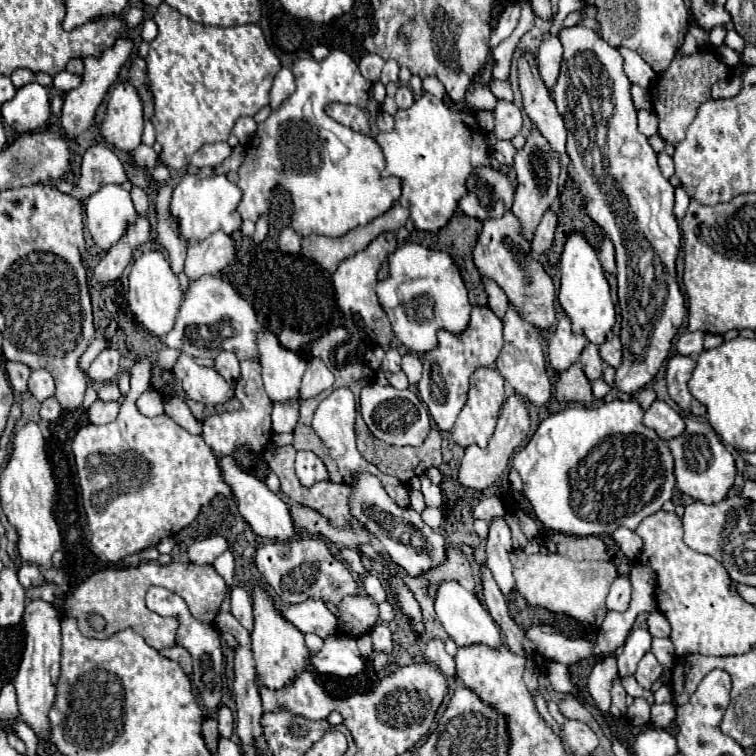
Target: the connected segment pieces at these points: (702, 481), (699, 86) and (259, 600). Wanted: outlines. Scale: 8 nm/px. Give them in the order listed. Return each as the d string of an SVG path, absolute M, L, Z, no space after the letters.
M685 420L685 424L687 424L685 432L667 442L667 446L671 448L673 460L675 460L677 488L683 494L687 494L693 500L699 500L703 504L721 502L727 496L729 488L733 486L735 474L737 474L733 456L729 454L729 450L723 446L721 438L717 436L717 432L707 422Z
M699 50L689 56L675 54L667 72L659 74L659 78L655 80L655 84L649 90L651 104L653 104L653 110L659 120L659 136L667 144L673 144L673 146L679 144L685 136L687 126L695 120L697 108L711 98L711 86L725 78L729 78L729 68L719 60L719 56L715 52Z
M263 588L253 590L253 616L253 656L257 664L257 676L263 686L271 690L281 690L287 684L291 684L295 676L299 676L305 670L311 670L311 664L307 664L307 656L311 656L311 652L305 646L303 634L293 624L281 618L281 614L275 610L271 596Z

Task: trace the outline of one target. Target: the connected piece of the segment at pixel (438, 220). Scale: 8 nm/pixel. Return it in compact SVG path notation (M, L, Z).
M423 94L407 110L397 110L395 128L389 134L379 132L377 144L387 162L381 176L383 178L397 176L401 180L401 196L397 202L403 204L403 208L407 208L411 212L409 218L413 220L415 228L429 230L429 232L437 232L439 228L443 228L449 222L449 218L453 216L453 212L457 208L459 198L463 198L467 194L465 182L471 176L471 170L481 164L489 166L489 146L485 144L485 134L479 130L473 114L471 112L453 112L445 102L437 100L431 94Z

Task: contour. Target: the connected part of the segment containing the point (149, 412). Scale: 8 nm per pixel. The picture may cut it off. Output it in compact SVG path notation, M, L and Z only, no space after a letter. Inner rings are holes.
M147 390L139 396L137 408L143 416L159 416L163 414L163 396L155 390Z

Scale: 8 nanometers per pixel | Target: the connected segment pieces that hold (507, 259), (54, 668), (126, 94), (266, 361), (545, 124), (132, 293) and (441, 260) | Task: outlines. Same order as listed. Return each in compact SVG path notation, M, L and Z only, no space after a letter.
M505 212L505 216L501 218L489 218L483 222L483 230L473 248L473 258L481 276L495 280L527 322L541 330L547 330L555 322L553 280L545 272L545 268L531 256L531 248L519 234L519 222L511 212Z
M35 600L35 602L27 602L25 606L25 614L23 614L23 622L25 622L25 652L23 652L23 660L19 666L19 672L15 676L15 690L17 690L17 702L19 702L19 714L21 720L37 734L37 738L41 740L49 740L51 738L51 722L49 722L49 710L55 702L57 696L57 680L59 680L59 672L61 672L61 630L59 630L59 612L43 600Z
M129 82L115 84L109 94L107 112L101 122L101 136L121 152L133 152L141 144L143 106L137 90Z
M265 330L259 336L259 354L265 392L271 402L285 402L297 398L301 378L307 366L305 358L297 352L283 348L271 330Z
M531 56L519 58L519 84L523 92L523 106L525 114L533 122L535 130L543 134L543 138L549 142L551 150L557 154L561 168L569 168L569 156L565 150L567 132L563 128L563 118L559 116L555 102L551 98L551 92L545 88L537 68L533 66Z
M157 250L143 252L143 256L139 256L133 262L133 268L129 272L127 300L129 300L129 308L133 310L137 322L153 336L161 338L175 326L175 318L177 318L179 306L183 300L183 292L179 288L177 276L171 272L171 266L163 252L157 252Z
M405 242L389 256L389 276L377 284L377 298L393 326L397 340L409 352L419 356L439 344L439 330L447 330L455 336L463 334L473 308L455 260L443 250L429 250L413 242Z

